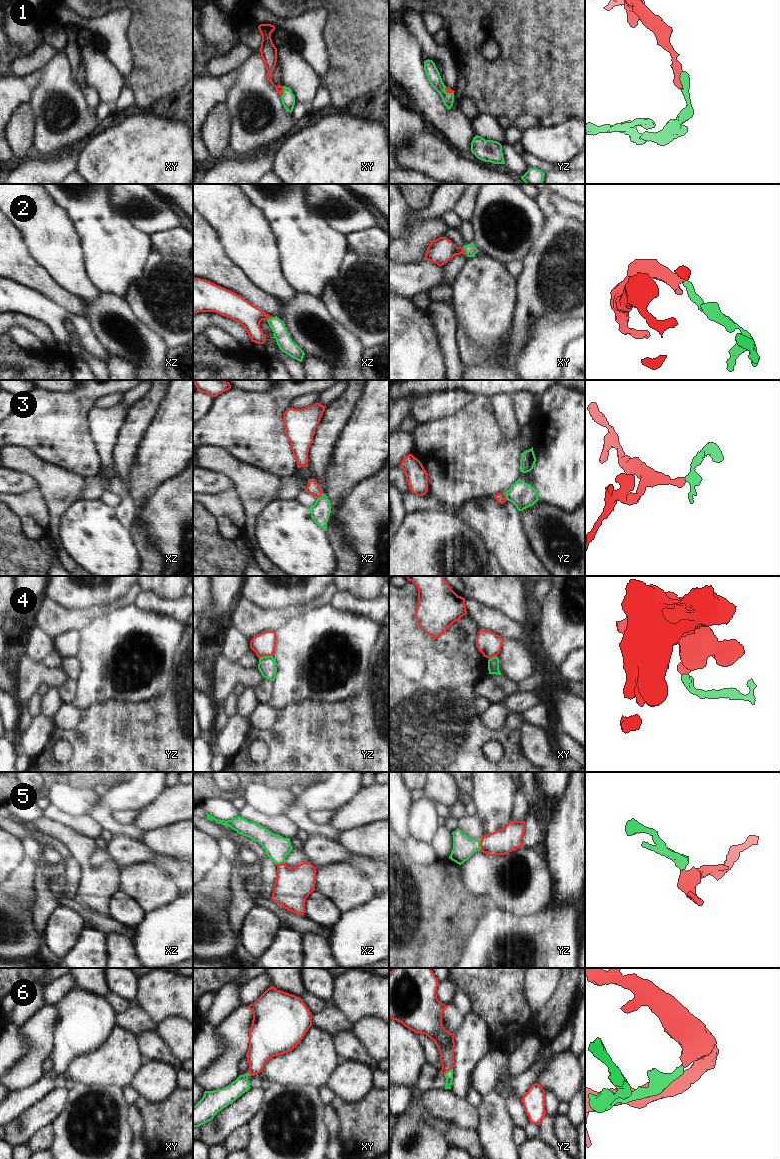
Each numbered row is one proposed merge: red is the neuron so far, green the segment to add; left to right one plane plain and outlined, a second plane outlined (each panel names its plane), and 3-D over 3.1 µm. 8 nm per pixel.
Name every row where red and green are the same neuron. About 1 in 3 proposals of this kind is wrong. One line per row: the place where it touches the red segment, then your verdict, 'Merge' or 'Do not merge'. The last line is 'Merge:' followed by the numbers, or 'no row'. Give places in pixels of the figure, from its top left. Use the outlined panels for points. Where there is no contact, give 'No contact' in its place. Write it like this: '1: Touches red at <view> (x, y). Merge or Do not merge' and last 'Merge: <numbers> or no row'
1: Touches red at xy (282, 91). Merge
2: Touches red at xy (464, 249). Merge
3: Touches red at xz (320, 495). Merge
4: Touches red at yz (265, 655). Do not merge
5: Touches red at yz (480, 845). Merge
6: Touches red at yz (448, 1070). Merge
Merge: 1, 2, 3, 5, 6.

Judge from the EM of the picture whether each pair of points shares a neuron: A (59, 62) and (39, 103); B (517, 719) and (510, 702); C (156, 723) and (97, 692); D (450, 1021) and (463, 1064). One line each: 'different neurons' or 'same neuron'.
A: same neuron
B: different neurons
C: different neurons
D: different neurons

